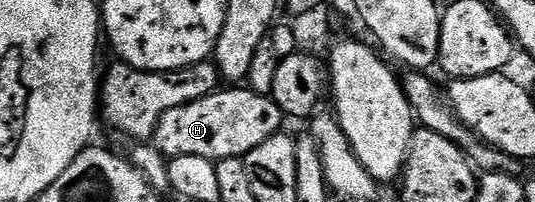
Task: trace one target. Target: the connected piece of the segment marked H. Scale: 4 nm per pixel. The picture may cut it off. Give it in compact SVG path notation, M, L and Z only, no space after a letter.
M220 88L201 100L169 108L157 124L153 145L168 160L177 156L205 156L216 163L223 158L242 158L269 136L280 133L282 122L283 109L270 96L246 88Z

